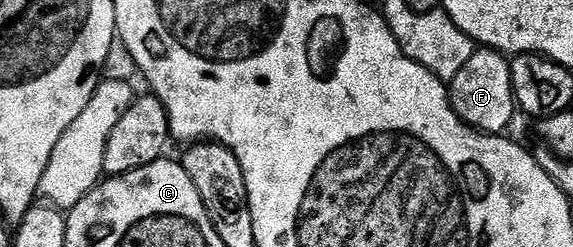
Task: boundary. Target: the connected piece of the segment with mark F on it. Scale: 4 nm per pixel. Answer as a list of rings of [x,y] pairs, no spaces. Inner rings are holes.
[[[486,47],[476,48],[475,53],[457,71],[457,75],[449,83],[451,105],[455,113],[466,125],[481,133],[503,135],[508,132],[511,120],[517,114],[515,96],[511,86],[511,61],[504,54],[496,53]]]

